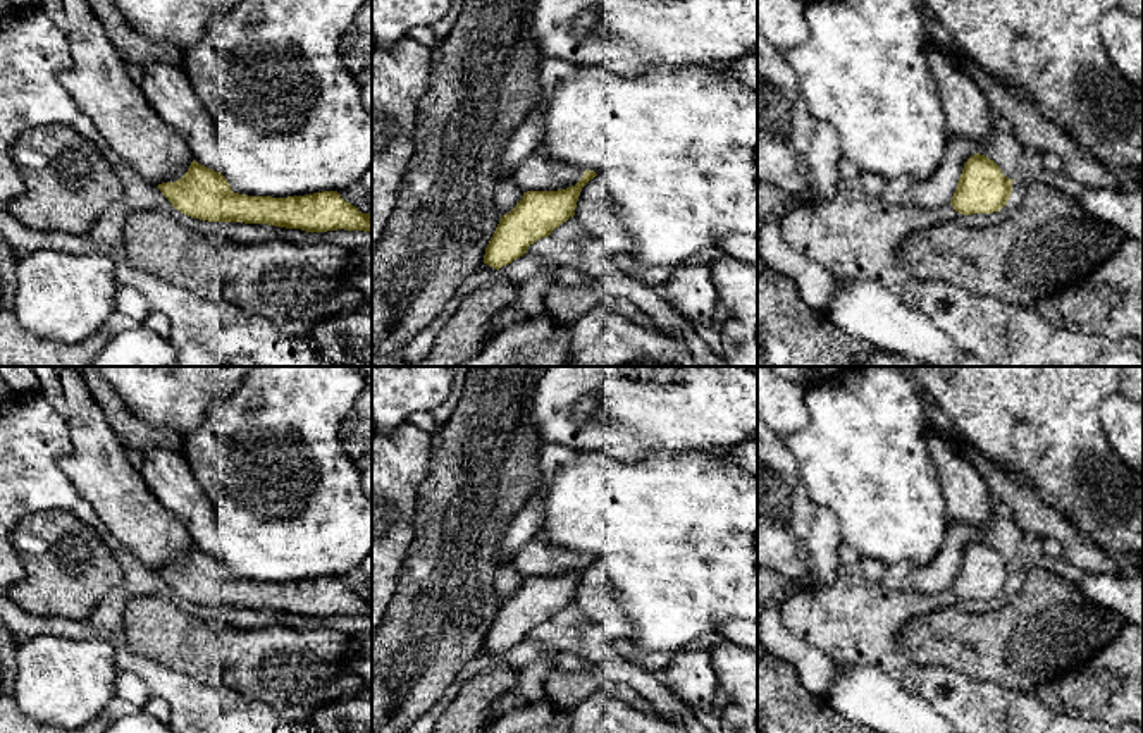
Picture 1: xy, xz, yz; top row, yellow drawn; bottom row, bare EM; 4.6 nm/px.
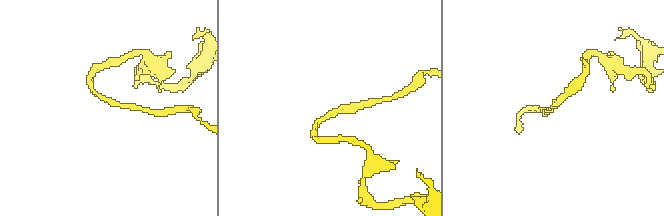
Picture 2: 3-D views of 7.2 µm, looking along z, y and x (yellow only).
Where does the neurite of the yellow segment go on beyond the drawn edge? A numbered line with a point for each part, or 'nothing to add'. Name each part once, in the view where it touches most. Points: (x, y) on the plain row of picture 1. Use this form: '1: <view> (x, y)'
1: xz (537, 558)

